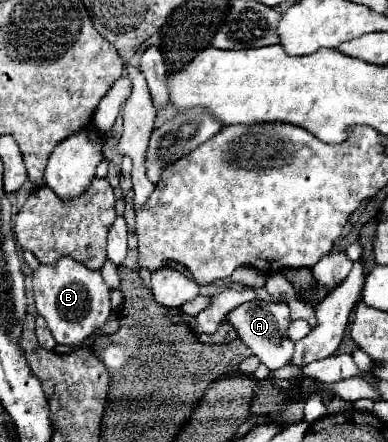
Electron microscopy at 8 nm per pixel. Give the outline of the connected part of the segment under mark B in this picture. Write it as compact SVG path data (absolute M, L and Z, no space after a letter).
M63 257L55 265L39 265L33 271L33 297L37 311L47 321L53 339L61 345L79 345L103 327L111 313L109 291L111 289L103 283L101 273L89 271L71 257Z

